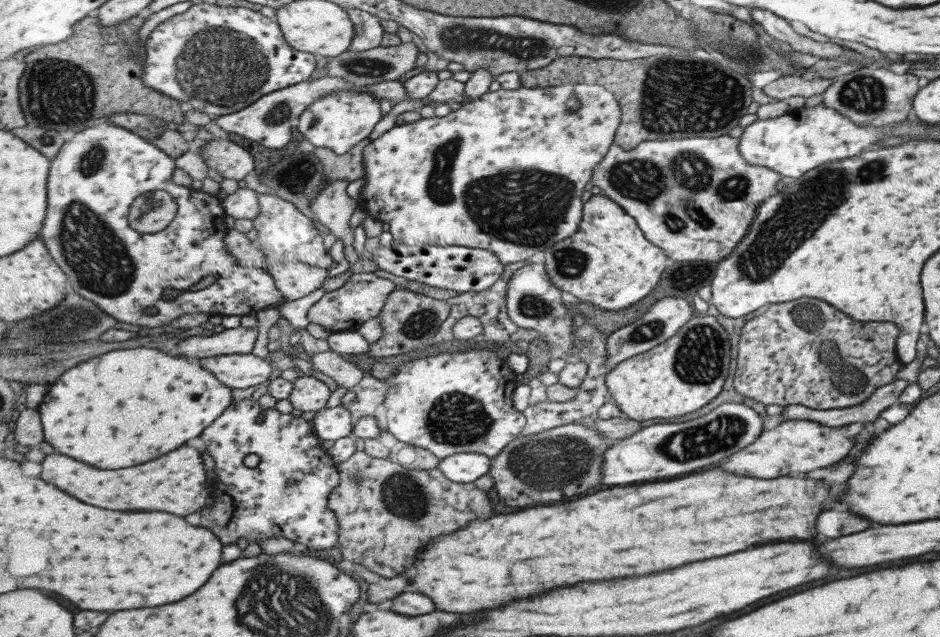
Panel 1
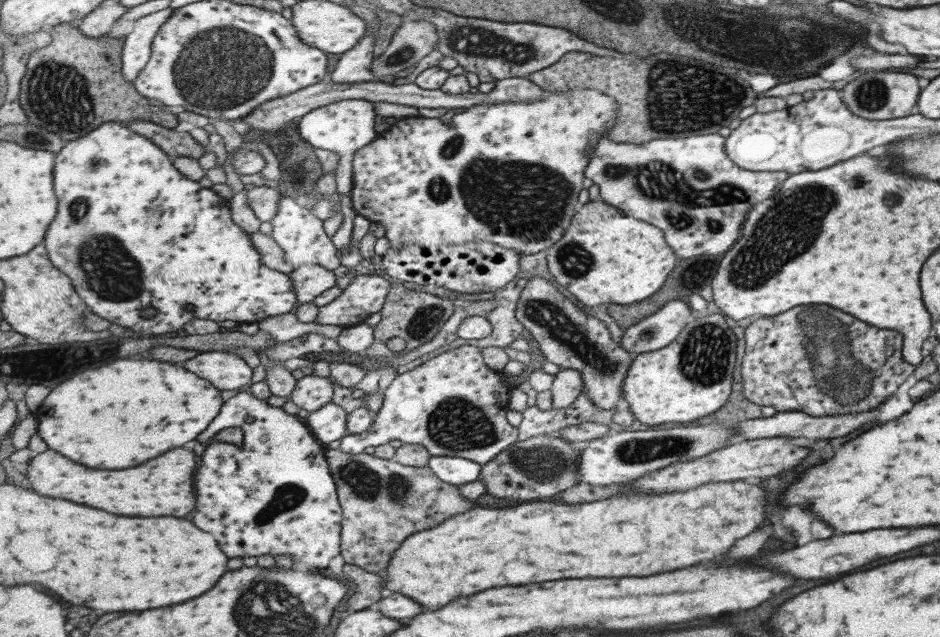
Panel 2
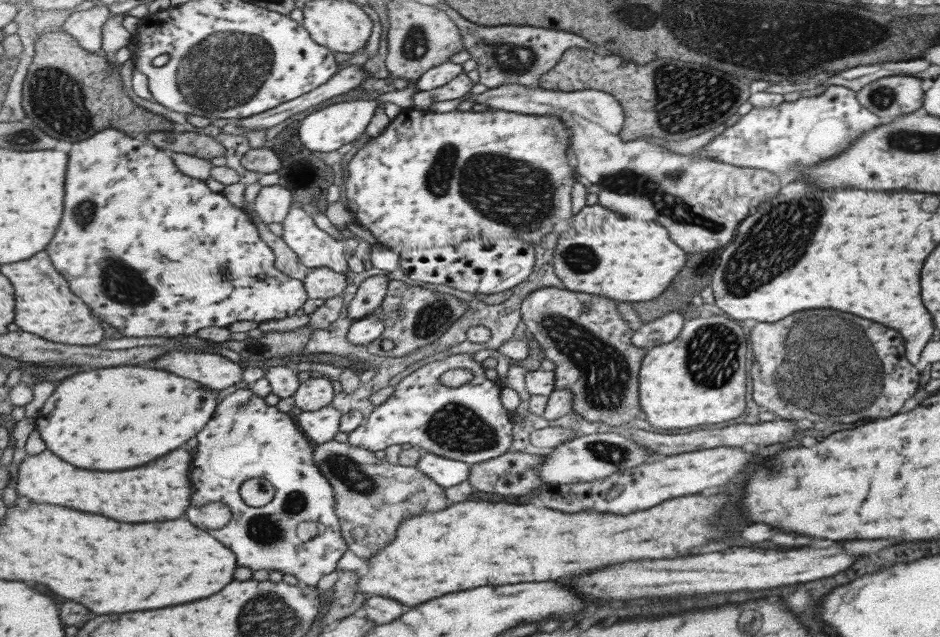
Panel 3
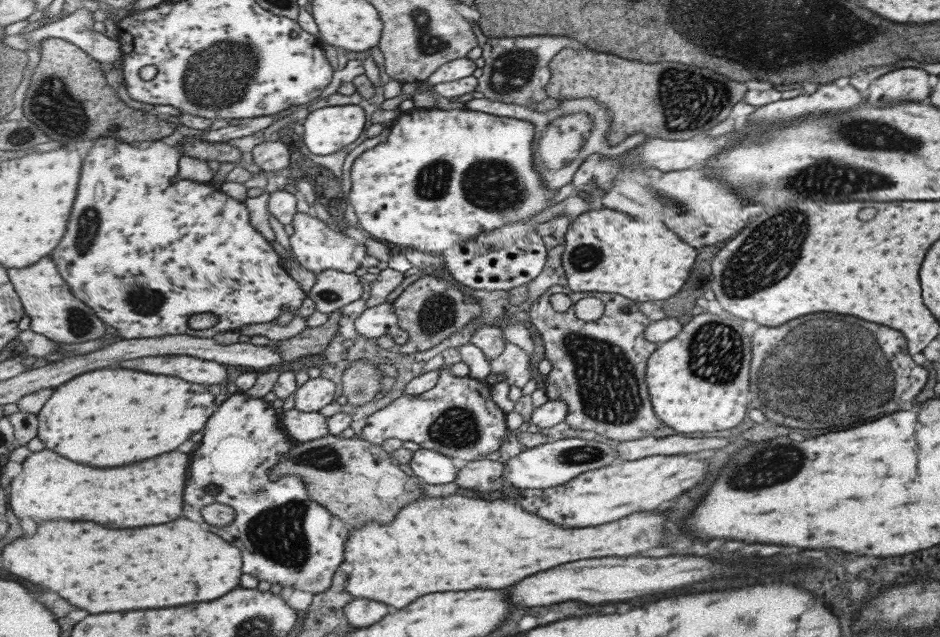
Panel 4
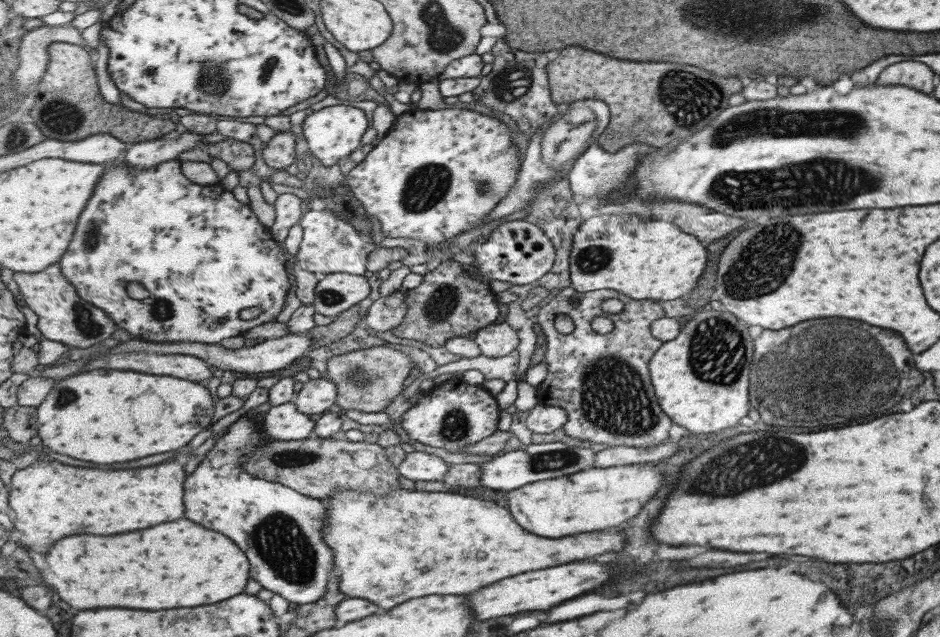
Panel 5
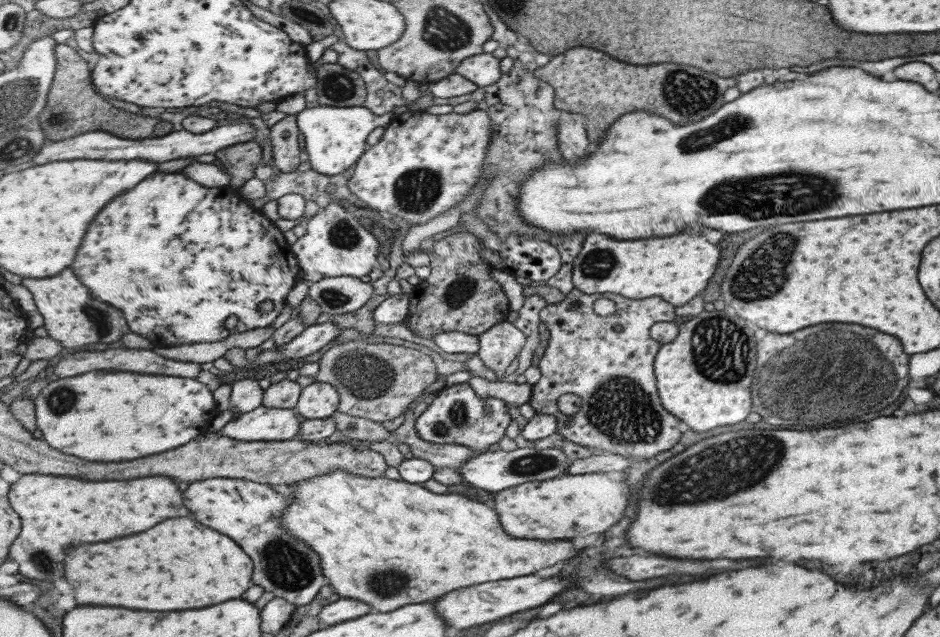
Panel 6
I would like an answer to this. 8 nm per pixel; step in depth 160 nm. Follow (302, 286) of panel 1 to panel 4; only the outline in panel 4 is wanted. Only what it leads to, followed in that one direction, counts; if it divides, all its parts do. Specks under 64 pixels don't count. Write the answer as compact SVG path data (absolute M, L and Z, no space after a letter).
M323 271L317 274L308 296L317 303L319 312L329 315L359 299L363 291L360 272Z

